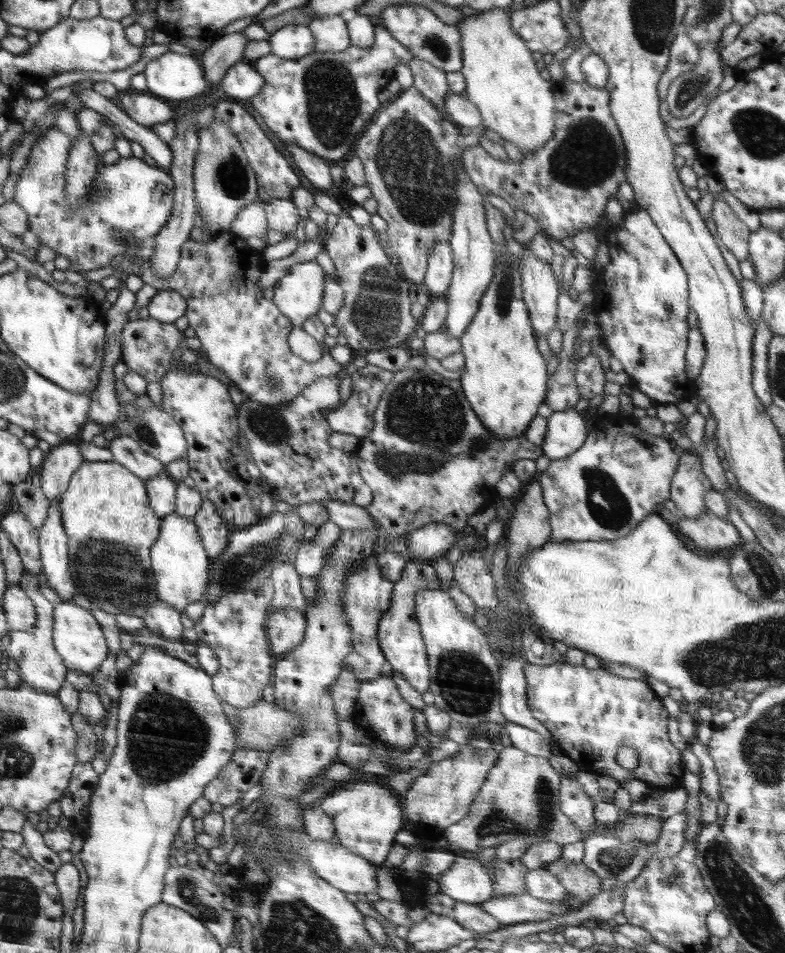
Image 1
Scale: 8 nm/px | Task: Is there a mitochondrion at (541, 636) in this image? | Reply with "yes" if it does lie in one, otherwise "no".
no

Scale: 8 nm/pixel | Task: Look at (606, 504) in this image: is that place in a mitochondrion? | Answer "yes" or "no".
yes

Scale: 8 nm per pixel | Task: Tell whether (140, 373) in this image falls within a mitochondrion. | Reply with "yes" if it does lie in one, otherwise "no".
no

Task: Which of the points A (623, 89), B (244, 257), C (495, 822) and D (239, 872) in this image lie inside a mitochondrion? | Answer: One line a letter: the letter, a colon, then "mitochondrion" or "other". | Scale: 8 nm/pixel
A: other
B: other
C: mitochondrion
D: other

